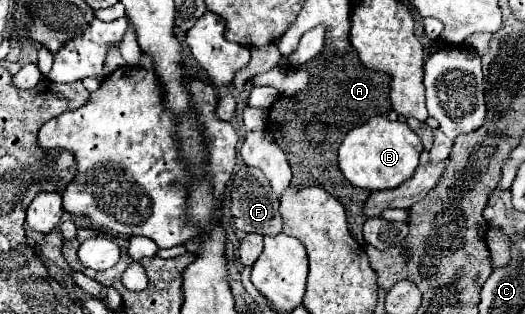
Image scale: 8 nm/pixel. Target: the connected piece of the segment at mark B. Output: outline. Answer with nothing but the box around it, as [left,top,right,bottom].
[339,117,423,191]

